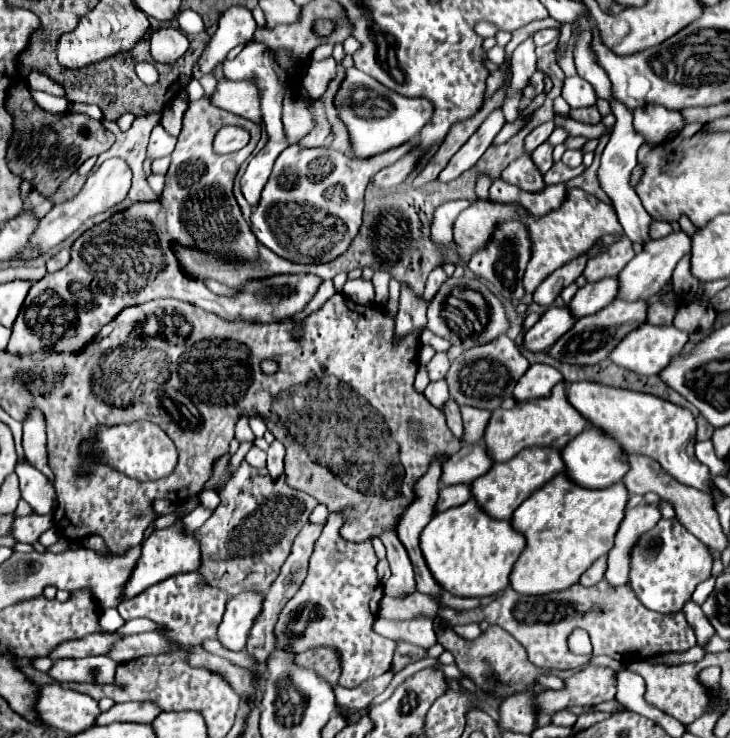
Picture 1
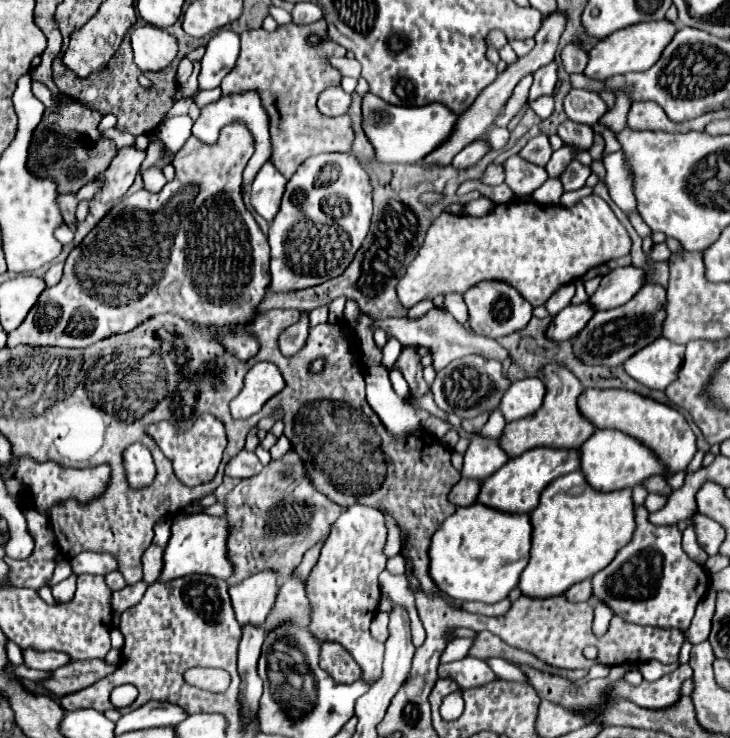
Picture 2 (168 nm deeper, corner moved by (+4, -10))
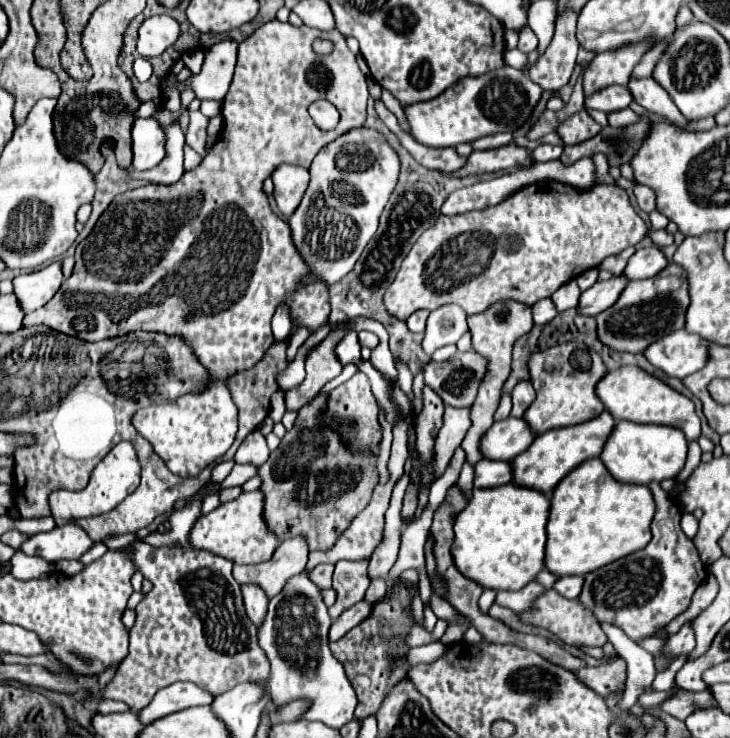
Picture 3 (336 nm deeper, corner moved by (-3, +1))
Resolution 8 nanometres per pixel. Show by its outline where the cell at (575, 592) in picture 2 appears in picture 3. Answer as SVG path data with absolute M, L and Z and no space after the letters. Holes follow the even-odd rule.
M573 575L573 577L559 577L553 585L555 591L563 593L563 597L567 599L577 599L579 593L583 591L583 577L581 575Z

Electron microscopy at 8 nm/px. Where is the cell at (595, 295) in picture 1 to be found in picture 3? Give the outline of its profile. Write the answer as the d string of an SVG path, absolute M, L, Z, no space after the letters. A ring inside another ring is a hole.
M653 245L647 249L637 249L621 275L627 277L627 281L641 281L641 279L655 277L665 267L667 267L665 255L661 253L659 247Z

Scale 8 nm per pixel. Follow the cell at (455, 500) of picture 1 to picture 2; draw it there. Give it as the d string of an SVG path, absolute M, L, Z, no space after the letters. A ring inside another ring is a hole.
M462 478L456 488L452 488L452 500L456 506L470 506L476 502L478 494L480 494L480 486L482 480L472 480L472 478Z

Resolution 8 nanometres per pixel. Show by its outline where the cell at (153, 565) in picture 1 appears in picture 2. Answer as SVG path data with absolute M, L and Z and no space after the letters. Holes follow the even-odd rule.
M190 514L180 516L172 522L172 536L164 550L164 570L160 580L174 580L176 576L186 574L208 574L216 578L230 578L234 568L228 560L228 520L226 516L208 516L208 514Z

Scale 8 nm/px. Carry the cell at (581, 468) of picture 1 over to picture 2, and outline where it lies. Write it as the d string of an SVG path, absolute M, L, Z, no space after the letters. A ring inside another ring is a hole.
M596 430L580 448L582 456L582 472L586 480L596 490L622 490L622 488L634 488L646 482L652 476L662 476L672 490L678 490L684 484L684 472L676 472L670 476L668 468L660 464L660 458L652 454L650 448L640 444L638 440L632 440L632 436L624 432L612 432L612 430Z

